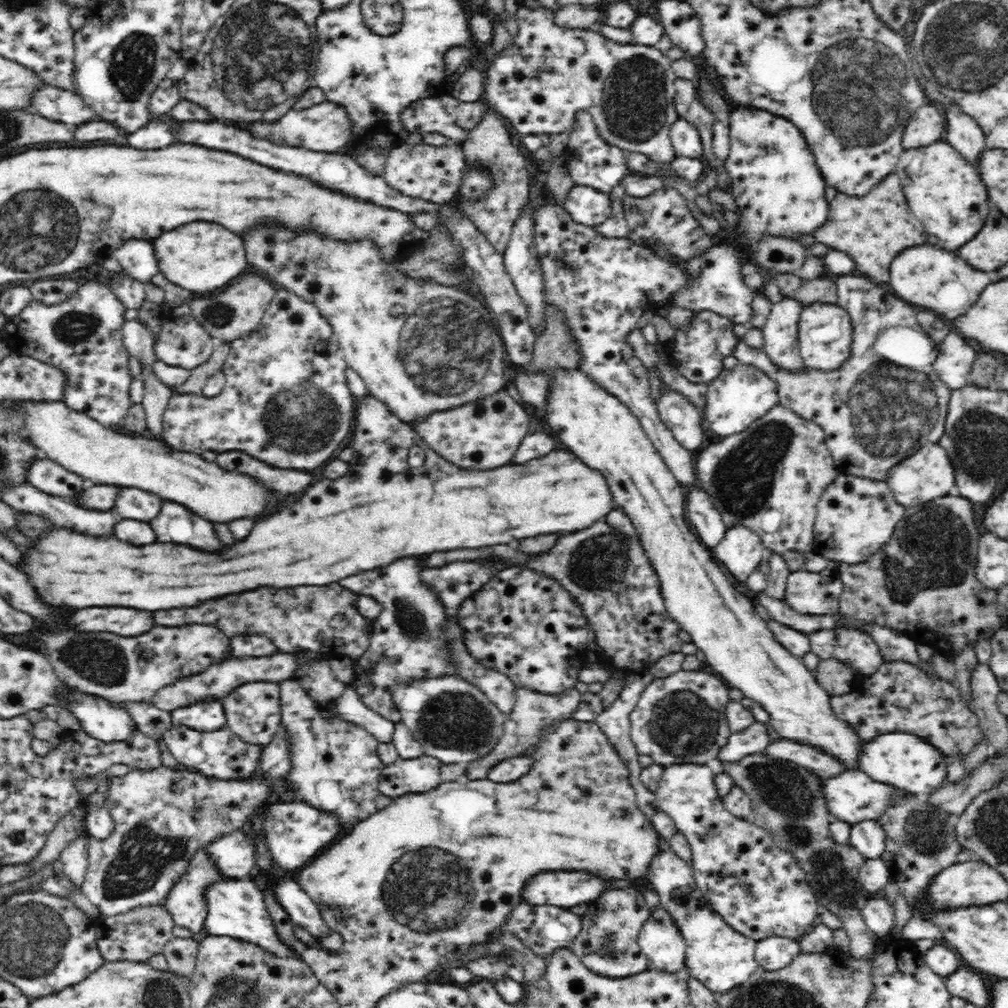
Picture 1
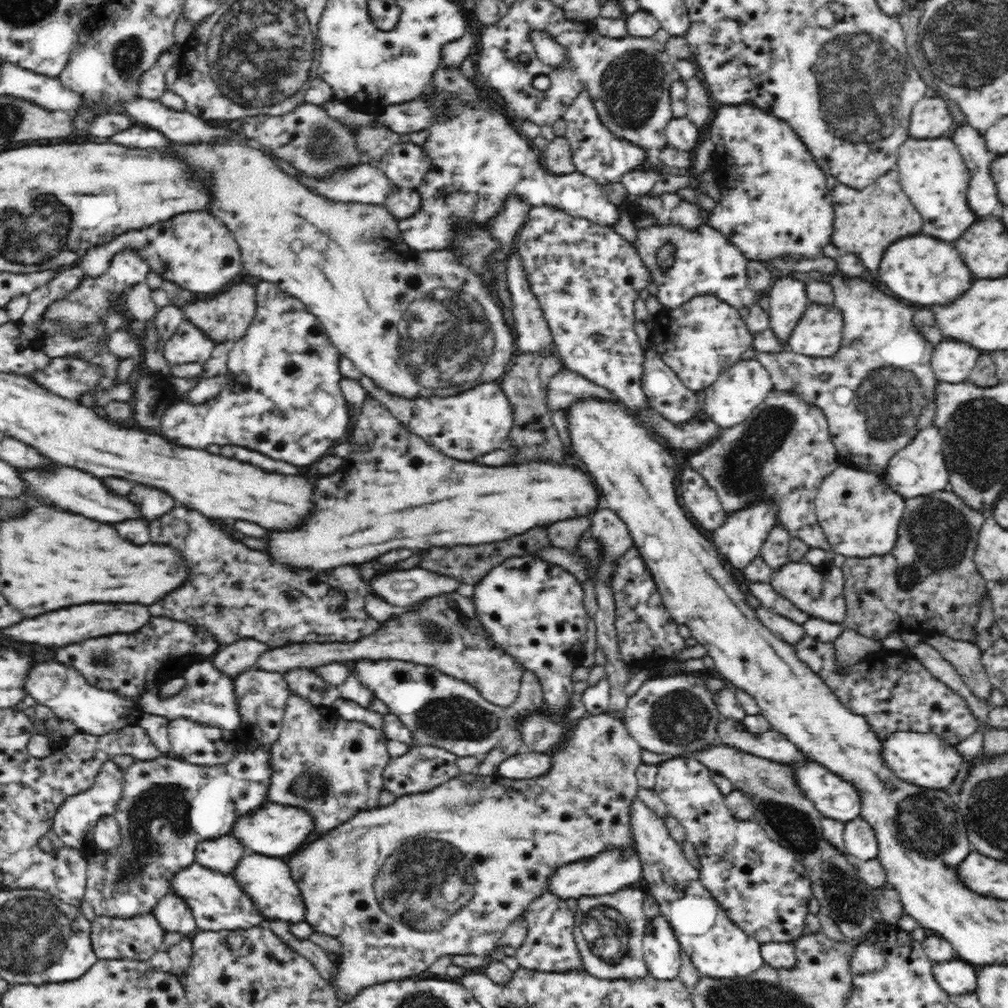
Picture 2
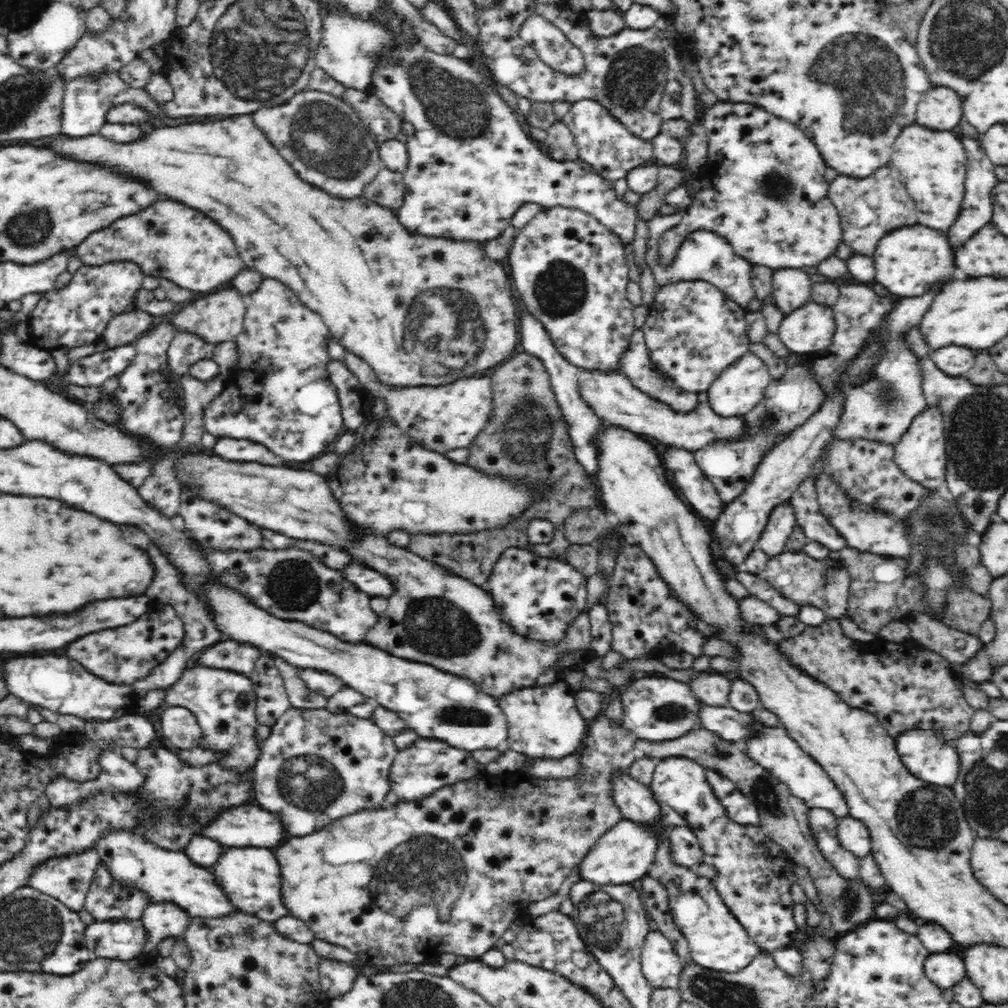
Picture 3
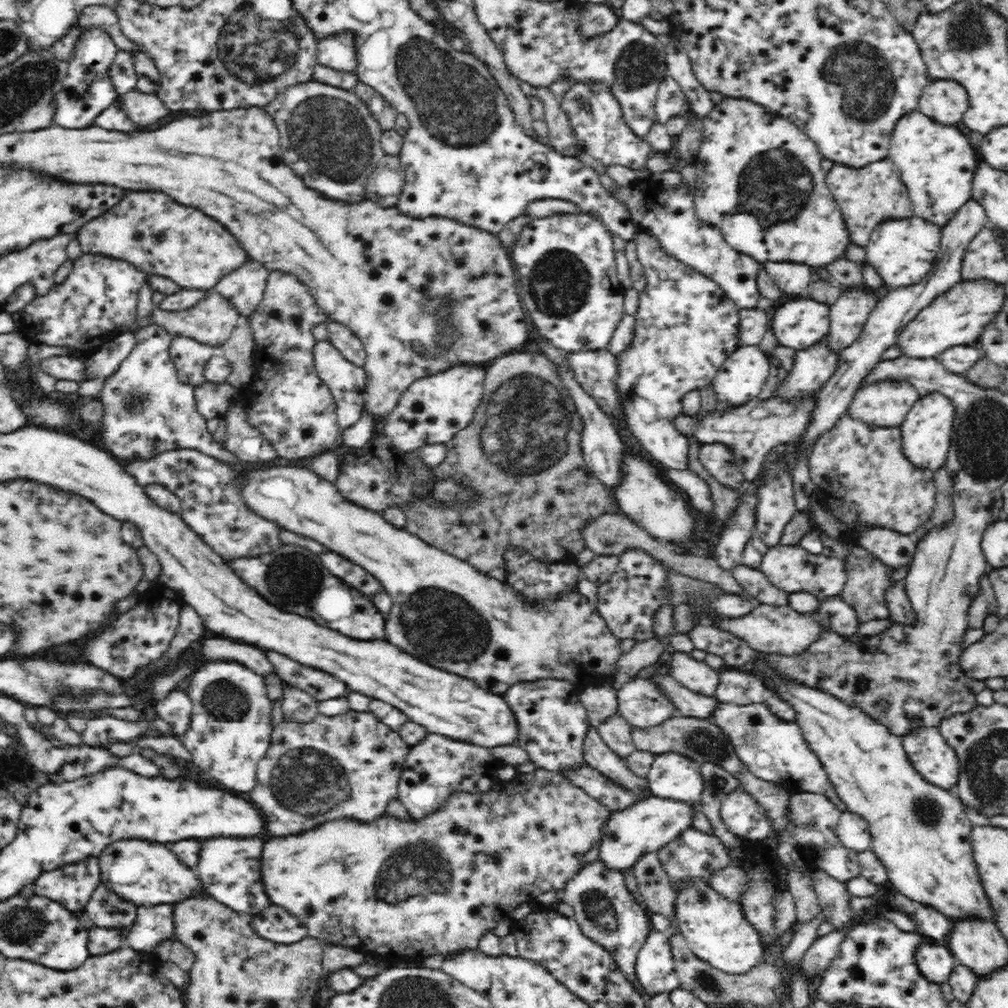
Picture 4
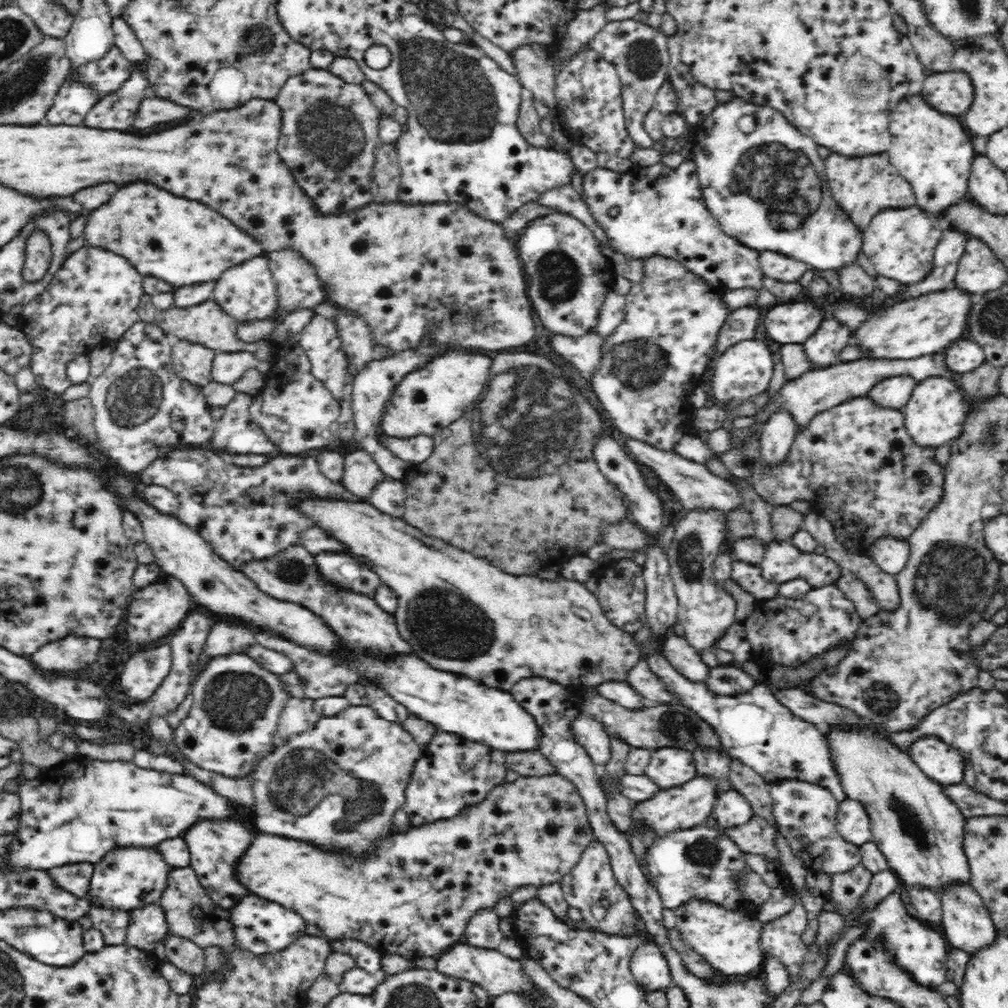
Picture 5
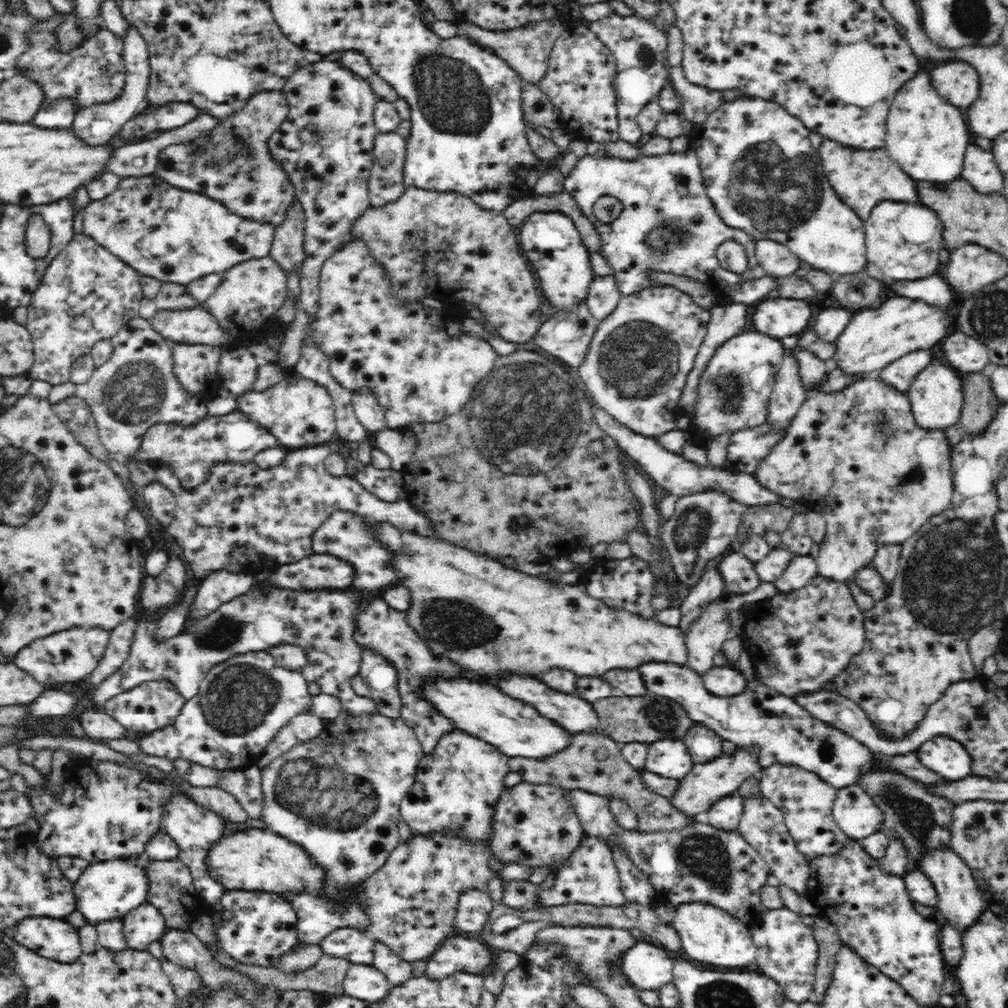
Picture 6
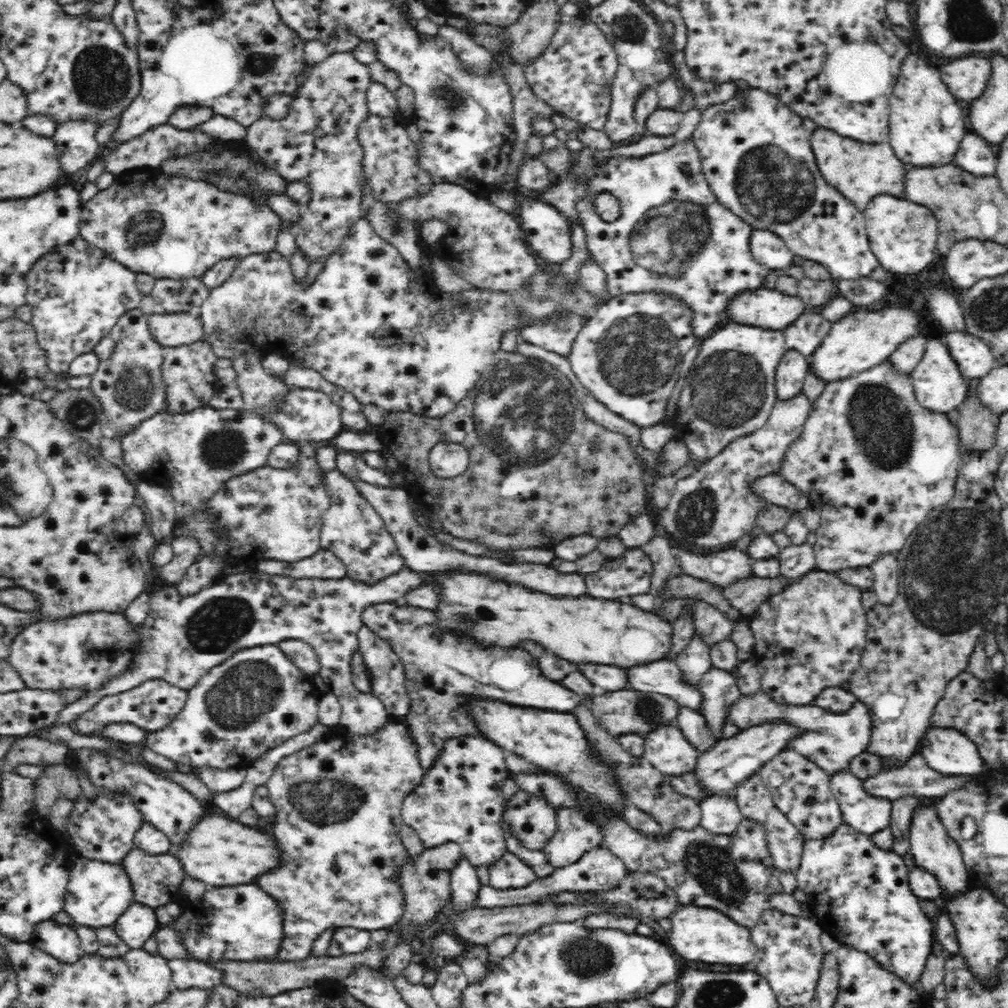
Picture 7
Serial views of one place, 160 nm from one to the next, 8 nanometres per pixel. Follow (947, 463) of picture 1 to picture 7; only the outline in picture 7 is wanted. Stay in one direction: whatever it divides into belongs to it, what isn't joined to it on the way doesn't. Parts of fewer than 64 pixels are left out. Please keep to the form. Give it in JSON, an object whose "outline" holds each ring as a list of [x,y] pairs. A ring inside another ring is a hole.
{"outline":[[[928,338],[921,359],[910,372],[914,393],[923,407],[936,412],[949,413],[958,409],[970,395],[968,380],[960,372],[958,363],[950,354],[950,347],[940,338]]]}

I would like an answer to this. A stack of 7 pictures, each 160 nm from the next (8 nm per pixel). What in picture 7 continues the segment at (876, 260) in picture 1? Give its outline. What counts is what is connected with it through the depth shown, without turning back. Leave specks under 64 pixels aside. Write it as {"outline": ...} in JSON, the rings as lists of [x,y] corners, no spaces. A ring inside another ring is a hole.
{"outline":[[[818,125],[810,133],[809,143],[824,181],[862,211],[873,196],[879,194],[903,196],[903,177],[906,174],[904,162],[894,154],[894,150],[888,142],[866,144],[861,140],[842,136],[830,128]]]}

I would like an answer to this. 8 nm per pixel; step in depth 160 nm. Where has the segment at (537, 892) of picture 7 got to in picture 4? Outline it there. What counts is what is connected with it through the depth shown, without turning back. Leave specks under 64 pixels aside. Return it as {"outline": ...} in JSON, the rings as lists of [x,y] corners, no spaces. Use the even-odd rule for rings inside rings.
{"outline":[[[600,859],[588,862],[576,871],[561,891],[563,902],[574,909],[581,931],[613,952],[617,964],[631,981],[636,982],[634,963],[638,949],[652,930],[650,914],[625,885],[623,873],[610,869]]]}

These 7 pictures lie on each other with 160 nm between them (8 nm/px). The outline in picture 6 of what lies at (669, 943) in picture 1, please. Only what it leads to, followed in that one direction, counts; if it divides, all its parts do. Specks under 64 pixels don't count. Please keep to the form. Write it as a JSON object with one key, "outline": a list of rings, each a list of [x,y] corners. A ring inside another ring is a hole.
{"outline":[[[643,938],[630,945],[626,950],[623,950],[621,956],[606,964],[609,976],[613,976],[617,972],[626,984],[636,991],[660,991],[660,989],[674,980],[674,967],[677,960],[672,958],[666,951],[666,948],[654,943],[648,938]]]}

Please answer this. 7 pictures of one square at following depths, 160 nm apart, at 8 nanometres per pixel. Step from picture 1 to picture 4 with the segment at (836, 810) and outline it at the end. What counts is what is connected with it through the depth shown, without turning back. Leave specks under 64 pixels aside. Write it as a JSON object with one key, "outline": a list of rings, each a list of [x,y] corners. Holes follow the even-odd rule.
{"outline":[[[718,701],[711,709],[710,719],[730,739],[735,753],[751,775],[776,783],[788,794],[814,792],[828,796],[841,811],[847,808],[822,766],[820,757],[814,753],[813,748],[810,748],[805,733],[802,732],[802,727],[797,721],[782,719],[772,713],[764,701],[748,704]]]}

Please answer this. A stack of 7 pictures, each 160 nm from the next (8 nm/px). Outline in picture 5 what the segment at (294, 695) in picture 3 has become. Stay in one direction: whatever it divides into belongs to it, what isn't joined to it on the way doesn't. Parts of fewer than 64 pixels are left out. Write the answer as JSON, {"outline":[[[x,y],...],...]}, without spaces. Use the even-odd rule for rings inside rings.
{"outline":[[[291,697],[282,712],[277,726],[277,743],[288,742],[292,736],[314,730],[321,716],[314,710],[313,699]]]}

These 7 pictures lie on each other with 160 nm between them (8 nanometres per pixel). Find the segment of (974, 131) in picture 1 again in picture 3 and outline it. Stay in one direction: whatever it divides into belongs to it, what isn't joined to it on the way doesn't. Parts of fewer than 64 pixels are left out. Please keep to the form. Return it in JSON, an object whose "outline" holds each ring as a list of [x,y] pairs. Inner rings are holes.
{"outline":[[[964,138],[964,148],[966,148],[967,154],[967,176],[965,181],[965,196],[961,206],[960,214],[958,218],[950,226],[948,230],[948,244],[952,246],[952,252],[956,252],[958,248],[962,248],[964,242],[968,242],[976,232],[984,228],[986,224],[991,222],[992,218],[992,205],[989,192],[994,184],[997,183],[997,177],[995,176],[995,164],[986,156],[983,151],[982,145],[979,140],[970,140],[970,138]]]}

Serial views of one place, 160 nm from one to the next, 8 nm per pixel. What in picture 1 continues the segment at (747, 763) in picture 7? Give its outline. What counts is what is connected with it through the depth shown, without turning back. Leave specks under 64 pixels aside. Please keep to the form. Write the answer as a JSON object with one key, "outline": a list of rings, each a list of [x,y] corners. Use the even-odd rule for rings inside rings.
{"outline":[[[584,870],[548,871],[526,880],[522,902],[571,908],[597,899],[610,881]]]}

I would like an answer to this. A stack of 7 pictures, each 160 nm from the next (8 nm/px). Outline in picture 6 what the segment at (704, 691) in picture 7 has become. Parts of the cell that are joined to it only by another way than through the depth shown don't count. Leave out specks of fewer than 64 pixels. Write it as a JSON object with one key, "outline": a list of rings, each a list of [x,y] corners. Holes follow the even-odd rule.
{"outline":[[[714,666],[701,679],[708,692],[722,697],[737,695],[747,685],[742,673],[729,667]]]}

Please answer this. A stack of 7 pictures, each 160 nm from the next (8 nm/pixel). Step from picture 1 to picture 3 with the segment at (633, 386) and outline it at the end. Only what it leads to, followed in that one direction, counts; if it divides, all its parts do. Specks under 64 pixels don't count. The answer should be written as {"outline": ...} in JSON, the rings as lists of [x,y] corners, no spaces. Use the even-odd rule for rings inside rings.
{"outline":[[[550,207],[545,212],[540,212],[523,226],[515,236],[514,244],[508,254],[508,262],[511,266],[511,278],[516,284],[517,298],[521,300],[521,306],[526,308],[526,314],[539,320],[547,330],[551,341],[558,349],[558,352],[565,356],[570,364],[576,365],[581,369],[613,369],[619,366],[619,358],[622,351],[627,347],[630,334],[634,327],[634,306],[628,300],[626,294],[626,283],[628,282],[629,266],[626,259],[625,249],[627,246],[610,229],[606,228],[594,216],[573,208]]]}

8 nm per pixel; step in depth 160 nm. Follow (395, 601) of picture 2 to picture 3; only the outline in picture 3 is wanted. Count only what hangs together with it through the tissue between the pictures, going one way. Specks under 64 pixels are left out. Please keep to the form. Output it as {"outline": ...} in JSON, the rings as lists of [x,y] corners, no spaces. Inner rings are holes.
{"outline":[[[346,564],[342,570],[342,576],[346,580],[350,580],[358,591],[373,596],[383,596],[388,598],[392,592],[388,580],[384,576],[380,576],[378,572],[358,566],[358,564]]]}

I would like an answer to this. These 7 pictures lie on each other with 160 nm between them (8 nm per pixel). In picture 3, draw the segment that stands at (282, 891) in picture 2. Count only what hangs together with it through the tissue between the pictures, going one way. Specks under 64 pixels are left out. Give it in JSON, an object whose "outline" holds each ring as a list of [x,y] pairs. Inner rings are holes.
{"outline":[[[224,847],[208,869],[220,890],[238,911],[271,923],[289,914],[278,896],[278,862],[274,860],[270,848]]]}

